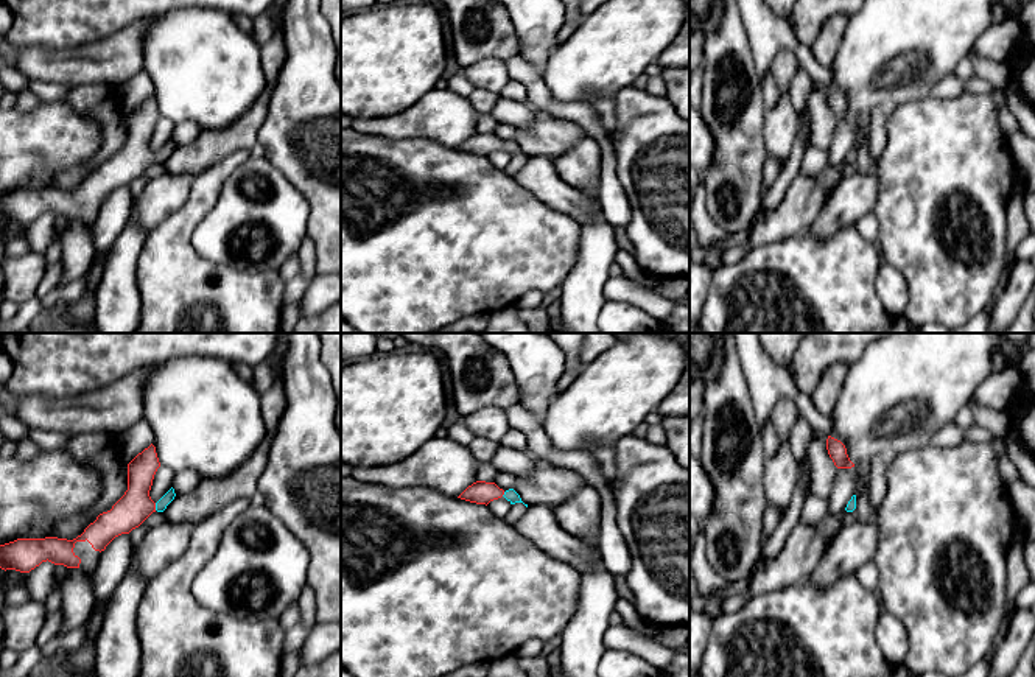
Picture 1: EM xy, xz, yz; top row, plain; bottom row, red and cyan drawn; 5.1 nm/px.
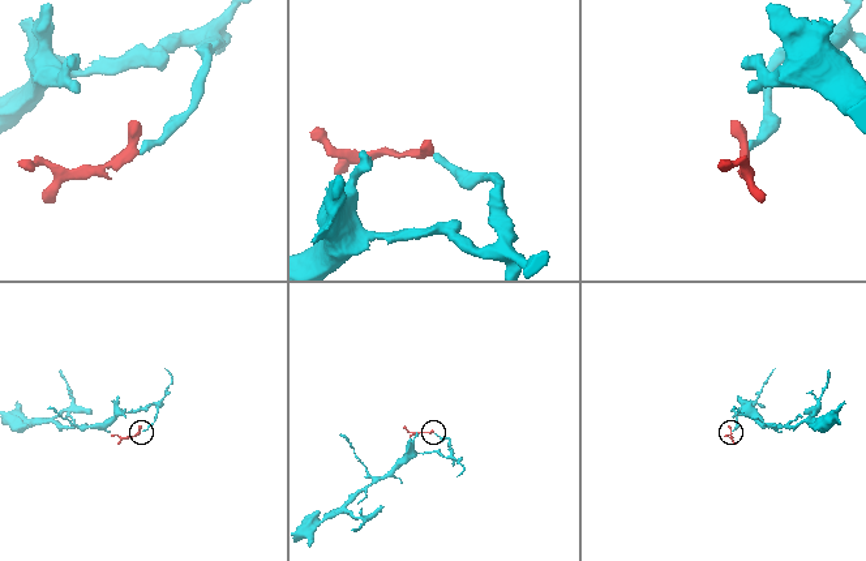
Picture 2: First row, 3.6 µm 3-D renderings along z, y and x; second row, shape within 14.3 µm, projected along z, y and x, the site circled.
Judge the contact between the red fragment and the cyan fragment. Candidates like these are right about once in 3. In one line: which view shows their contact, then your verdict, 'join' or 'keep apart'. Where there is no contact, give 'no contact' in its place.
meets red in xy; join

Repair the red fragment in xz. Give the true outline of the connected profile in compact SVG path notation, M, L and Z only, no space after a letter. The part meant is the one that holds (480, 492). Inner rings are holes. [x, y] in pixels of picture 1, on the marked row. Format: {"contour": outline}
{"contour": "M476 481L468 486L458 498L476 503L476 504L489 504L493 500L504 496L510 504L523 503L520 495L514 490L503 490L495 482Z"}

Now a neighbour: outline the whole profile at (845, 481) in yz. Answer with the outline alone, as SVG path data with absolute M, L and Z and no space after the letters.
M858 467L851 468L837 468L836 479L828 498L828 515L839 515L845 512L845 507L851 496L859 479Z

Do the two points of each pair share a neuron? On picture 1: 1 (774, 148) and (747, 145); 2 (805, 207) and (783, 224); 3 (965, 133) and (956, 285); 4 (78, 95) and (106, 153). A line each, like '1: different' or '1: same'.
1: different
2: same
3: same
4: same

